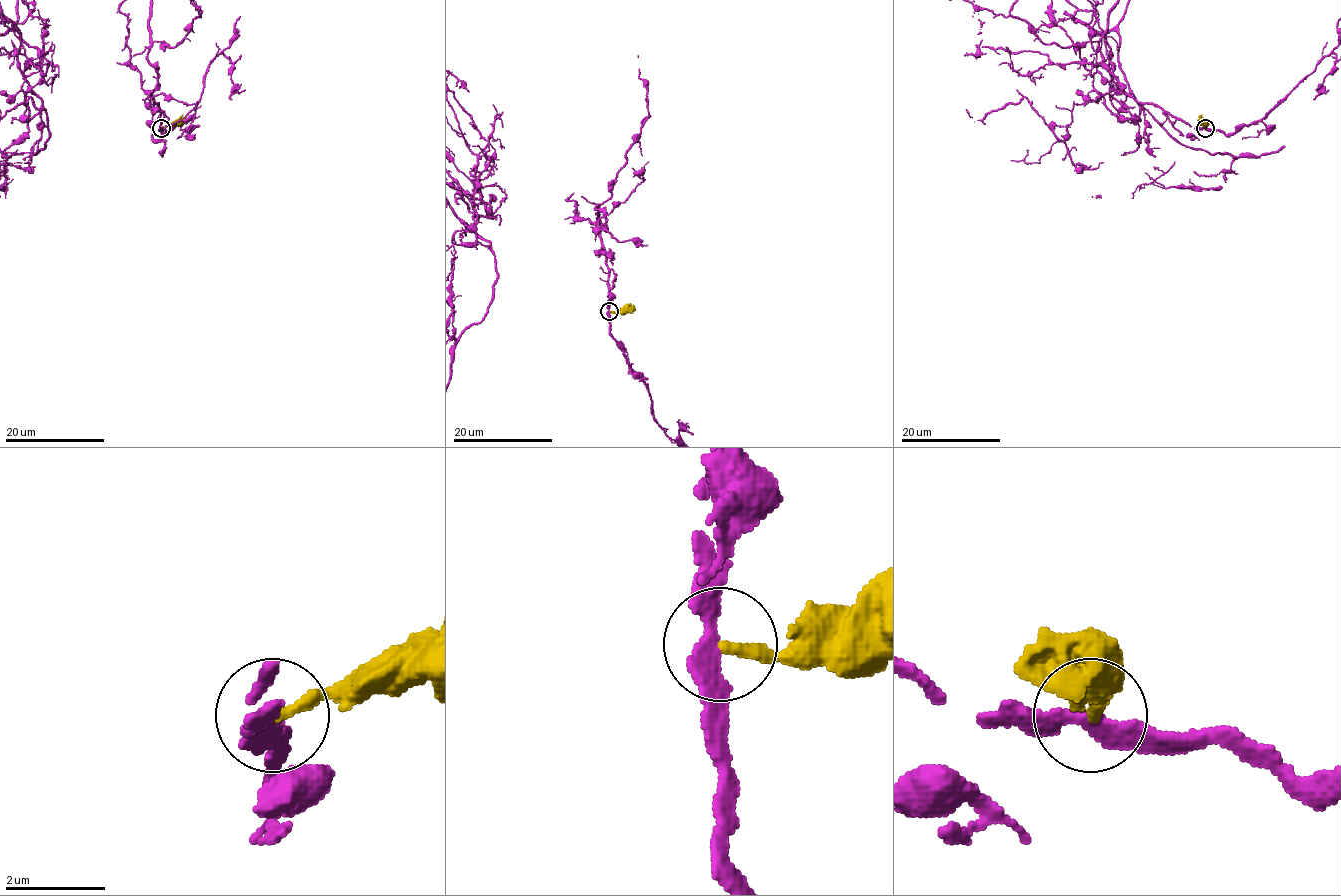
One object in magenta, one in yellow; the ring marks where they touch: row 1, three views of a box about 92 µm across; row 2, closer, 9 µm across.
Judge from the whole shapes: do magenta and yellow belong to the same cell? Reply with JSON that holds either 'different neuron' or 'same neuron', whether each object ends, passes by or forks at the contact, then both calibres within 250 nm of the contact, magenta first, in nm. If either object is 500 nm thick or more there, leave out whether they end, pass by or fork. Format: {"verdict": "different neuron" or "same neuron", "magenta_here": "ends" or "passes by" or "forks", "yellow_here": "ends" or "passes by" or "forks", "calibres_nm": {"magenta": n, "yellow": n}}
{"verdict": "different neuron", "magenta_here": "passes by", "yellow_here": "ends", "calibres_nm": {"magenta": 300, "yellow": 240}}

